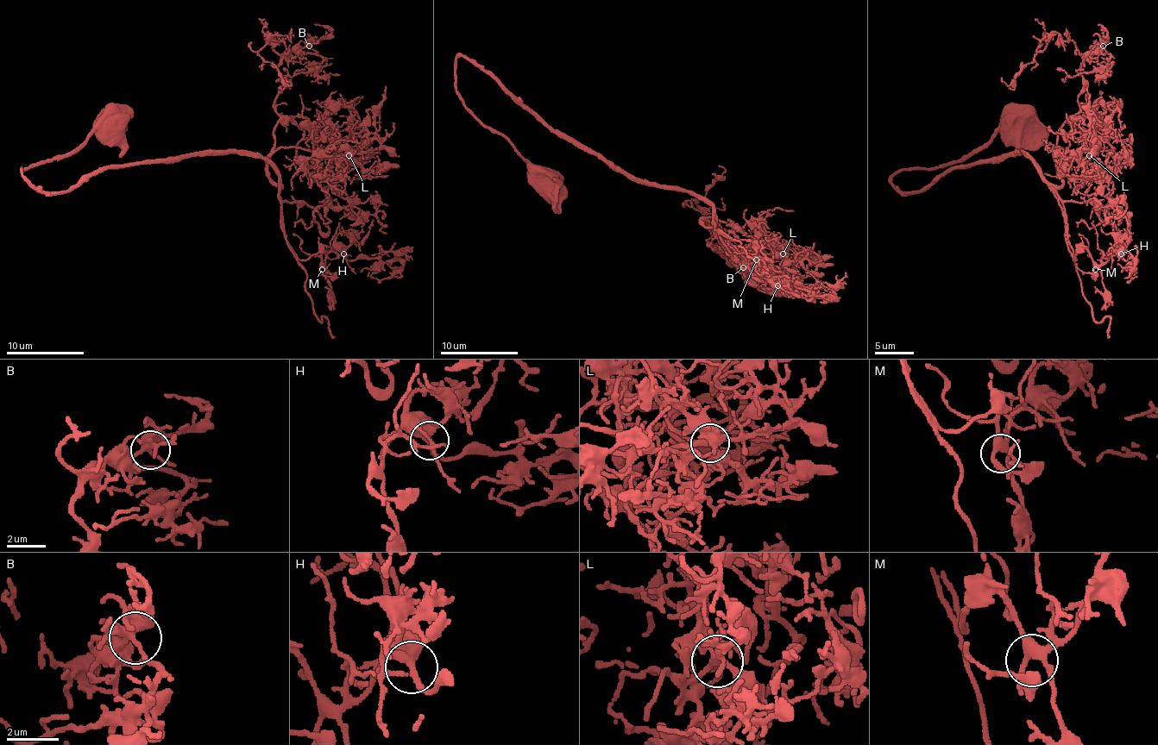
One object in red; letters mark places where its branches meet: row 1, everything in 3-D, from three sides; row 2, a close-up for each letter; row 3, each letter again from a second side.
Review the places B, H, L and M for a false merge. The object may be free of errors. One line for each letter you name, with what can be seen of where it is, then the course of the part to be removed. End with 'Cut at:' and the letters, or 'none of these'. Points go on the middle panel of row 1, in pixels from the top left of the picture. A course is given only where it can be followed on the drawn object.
Cut at: none of these

